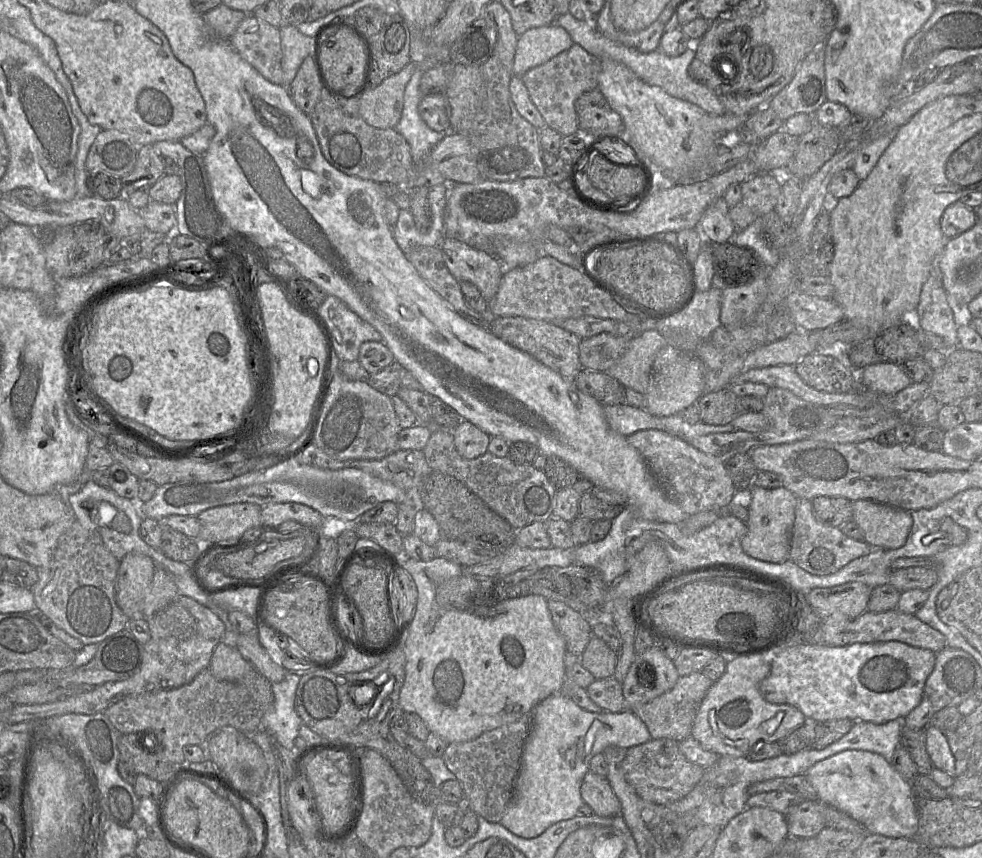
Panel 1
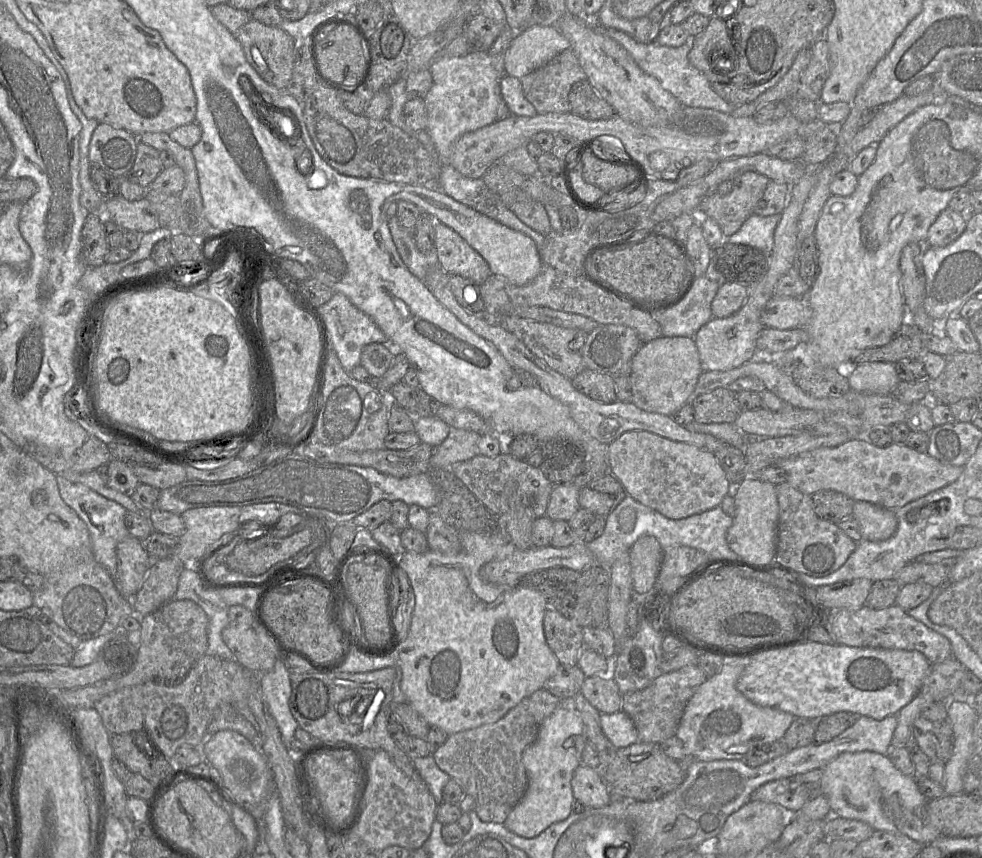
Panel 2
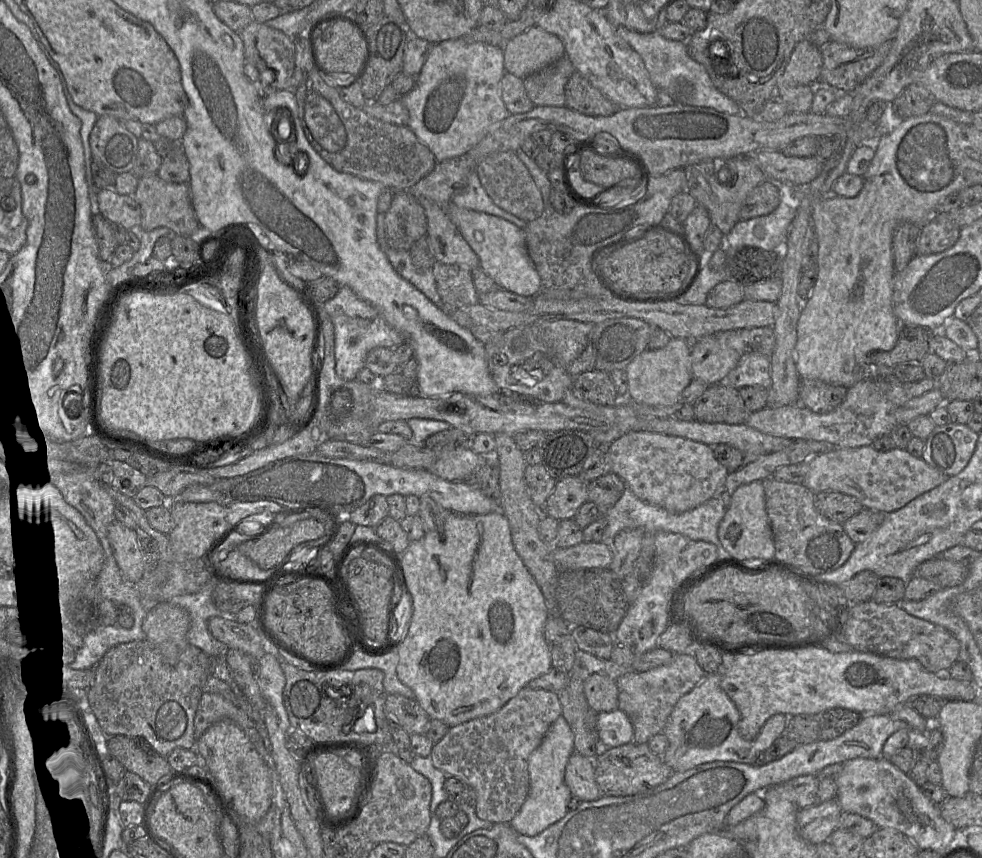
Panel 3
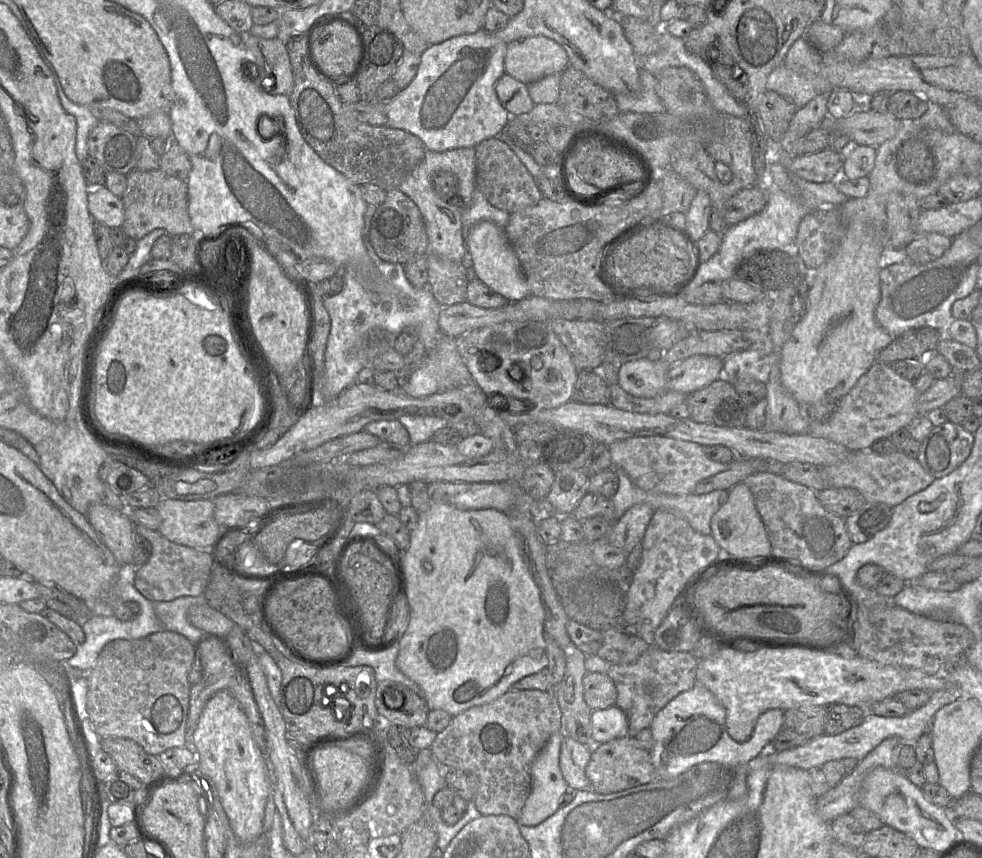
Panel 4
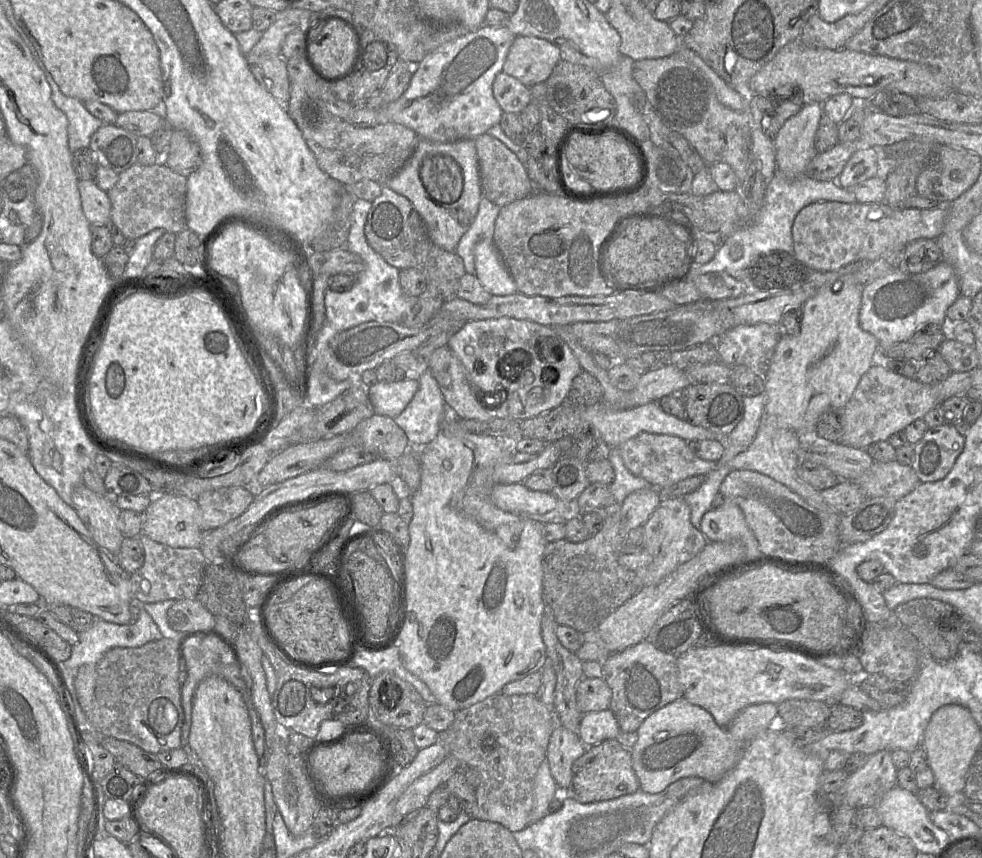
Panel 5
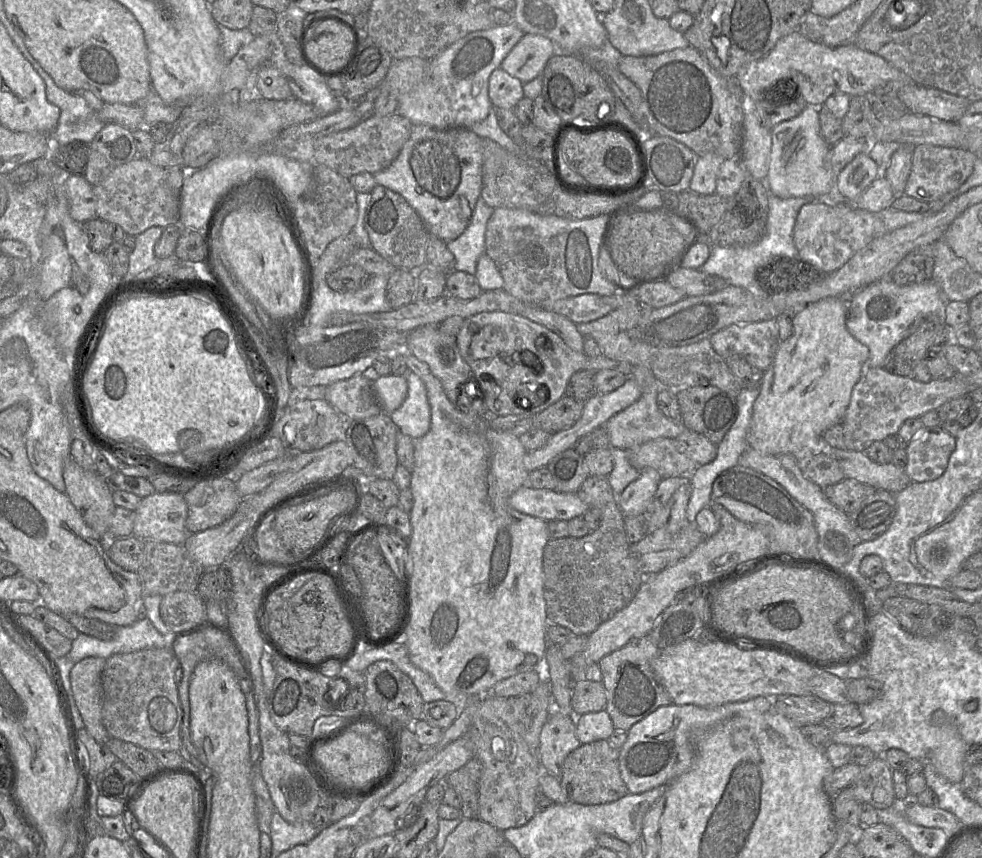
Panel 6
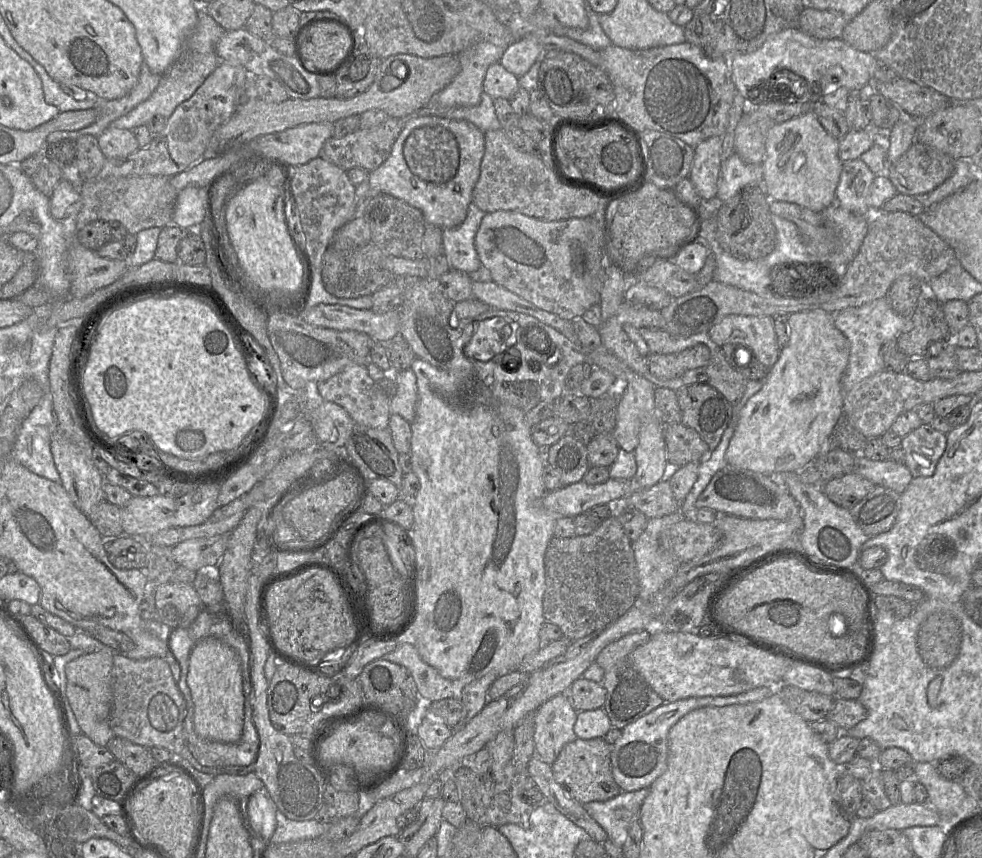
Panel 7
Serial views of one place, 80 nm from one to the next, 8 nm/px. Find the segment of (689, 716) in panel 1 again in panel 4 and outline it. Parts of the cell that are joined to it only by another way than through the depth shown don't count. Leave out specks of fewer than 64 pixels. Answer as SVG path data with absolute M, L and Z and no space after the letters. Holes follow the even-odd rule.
M650 646L635 662L630 664L610 664L607 676L613 681L617 699L615 706L620 708L628 720L627 736L634 738L638 732L650 727L656 714L682 692L691 690L696 684L698 660L691 652L663 651Z

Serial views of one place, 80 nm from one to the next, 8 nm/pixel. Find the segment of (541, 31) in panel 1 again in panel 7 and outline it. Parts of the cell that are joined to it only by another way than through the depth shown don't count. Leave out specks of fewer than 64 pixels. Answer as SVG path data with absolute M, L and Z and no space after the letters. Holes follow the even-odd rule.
M523 37L506 46L499 64L515 76L521 77L530 70L543 52L543 47L535 38Z

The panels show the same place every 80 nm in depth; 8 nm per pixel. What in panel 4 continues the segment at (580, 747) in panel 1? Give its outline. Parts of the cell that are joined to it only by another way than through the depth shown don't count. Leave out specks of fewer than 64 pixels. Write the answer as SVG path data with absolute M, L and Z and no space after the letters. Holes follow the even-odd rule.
M615 705L606 709L593 710L591 712L591 726L592 726L592 741L594 742L594 745L589 745L589 747L596 746L595 744L603 744L605 742L608 742L614 739L626 737L628 733L627 717L624 714L624 712ZM563 731L554 733L531 764L531 791L521 815L516 820L519 826L535 827L552 816L560 808L560 799L569 789L559 766L561 744L565 737L566 734Z

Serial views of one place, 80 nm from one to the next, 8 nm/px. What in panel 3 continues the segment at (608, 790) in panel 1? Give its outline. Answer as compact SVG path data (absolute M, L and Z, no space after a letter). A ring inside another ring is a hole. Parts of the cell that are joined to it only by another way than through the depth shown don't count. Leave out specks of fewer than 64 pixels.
M574 751L566 765L565 783L572 796L581 801L597 800L603 795L595 779L594 759Z

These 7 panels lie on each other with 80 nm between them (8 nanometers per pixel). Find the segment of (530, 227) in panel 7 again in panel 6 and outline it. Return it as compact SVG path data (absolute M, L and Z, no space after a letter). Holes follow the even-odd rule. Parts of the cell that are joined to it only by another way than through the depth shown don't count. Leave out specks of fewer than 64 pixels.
M495 208L485 232L485 252L502 275L504 290L543 308L582 294L610 296L619 291L599 265L604 236L613 215L584 219L540 215L524 209Z

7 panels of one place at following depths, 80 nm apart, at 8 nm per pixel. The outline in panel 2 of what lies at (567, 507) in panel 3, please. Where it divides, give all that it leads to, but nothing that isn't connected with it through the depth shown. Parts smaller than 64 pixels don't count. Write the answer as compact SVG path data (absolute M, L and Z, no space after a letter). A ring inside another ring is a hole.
M572 482L554 485L546 515L555 520L569 521L580 508L579 493L581 488Z

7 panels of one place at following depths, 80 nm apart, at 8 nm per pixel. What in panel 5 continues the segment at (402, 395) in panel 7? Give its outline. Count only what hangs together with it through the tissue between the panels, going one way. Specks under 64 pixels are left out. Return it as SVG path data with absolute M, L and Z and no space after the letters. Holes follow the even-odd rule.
M425 370L418 379L419 387L395 423L404 431L411 448L423 448L437 437L446 403L431 371Z

